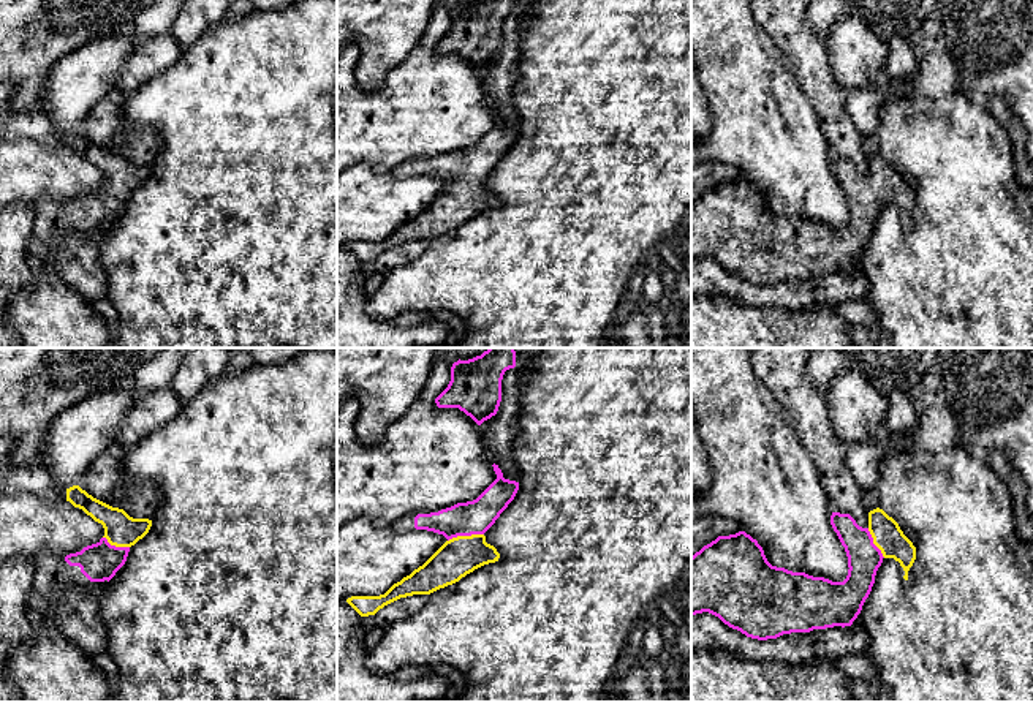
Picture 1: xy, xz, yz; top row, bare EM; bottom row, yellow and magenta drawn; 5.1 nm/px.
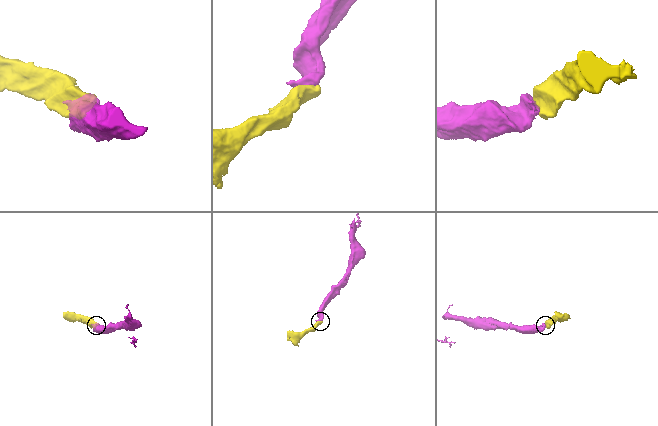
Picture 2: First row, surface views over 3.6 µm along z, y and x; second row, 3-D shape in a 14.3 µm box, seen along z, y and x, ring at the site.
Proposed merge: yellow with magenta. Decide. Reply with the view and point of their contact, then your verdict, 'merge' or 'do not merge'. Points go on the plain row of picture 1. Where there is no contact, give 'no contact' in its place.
xz (465, 182) | merge

